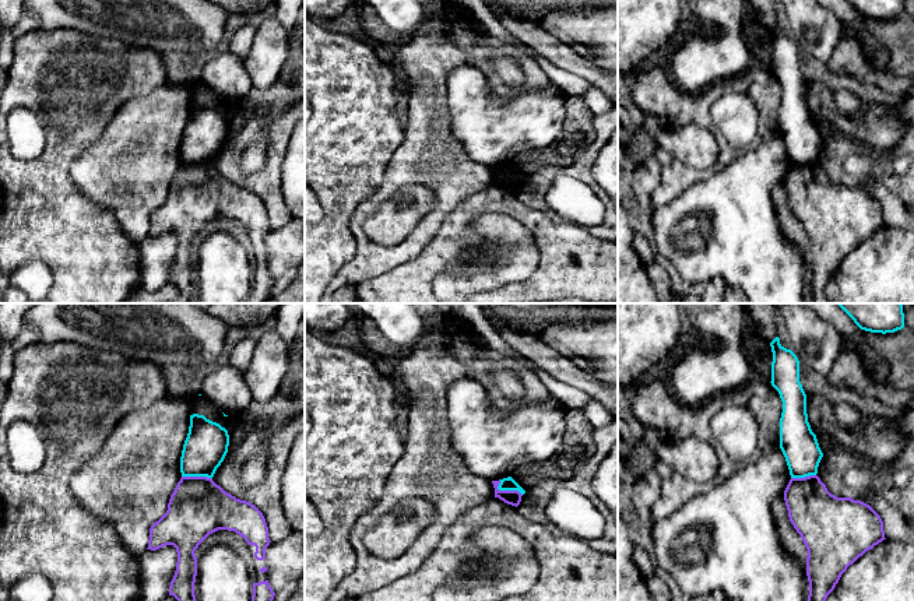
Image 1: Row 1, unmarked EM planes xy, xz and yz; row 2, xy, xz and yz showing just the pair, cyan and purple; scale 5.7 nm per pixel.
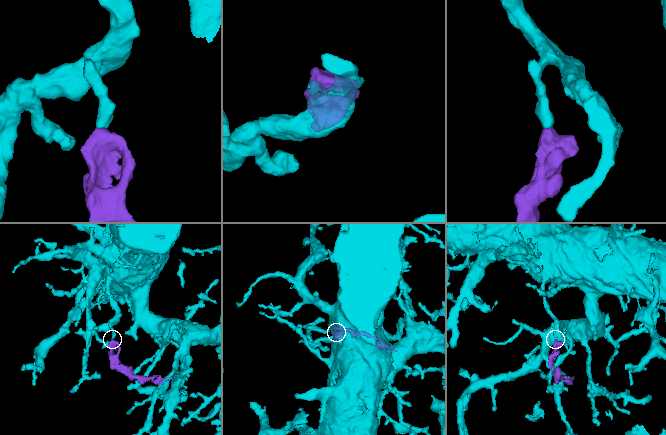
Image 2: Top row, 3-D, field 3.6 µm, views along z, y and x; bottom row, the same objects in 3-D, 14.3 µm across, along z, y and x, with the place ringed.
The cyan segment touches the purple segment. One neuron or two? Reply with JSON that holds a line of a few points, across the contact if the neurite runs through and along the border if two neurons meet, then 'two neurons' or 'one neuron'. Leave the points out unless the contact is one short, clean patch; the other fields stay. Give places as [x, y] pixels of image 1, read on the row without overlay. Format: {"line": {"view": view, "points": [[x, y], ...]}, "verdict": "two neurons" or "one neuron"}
{"line": {"view": "xz", "points": [[499, 167], [499, 176], [517, 178], [521, 182]]}, "verdict": "two neurons"}

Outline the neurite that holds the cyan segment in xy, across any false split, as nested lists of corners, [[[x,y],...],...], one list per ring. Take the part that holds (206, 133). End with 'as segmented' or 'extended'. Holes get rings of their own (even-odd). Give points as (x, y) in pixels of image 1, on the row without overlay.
[[[190,102],[180,144],[182,164],[212,165],[228,140],[228,133],[229,122],[225,115],[204,102]]]; as segmented

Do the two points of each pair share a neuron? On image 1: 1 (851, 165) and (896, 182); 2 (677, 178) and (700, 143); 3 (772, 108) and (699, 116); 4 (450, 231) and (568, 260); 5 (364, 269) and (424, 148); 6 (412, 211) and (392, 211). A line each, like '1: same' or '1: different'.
1: different
2: different
3: same
4: same
5: same
6: same

